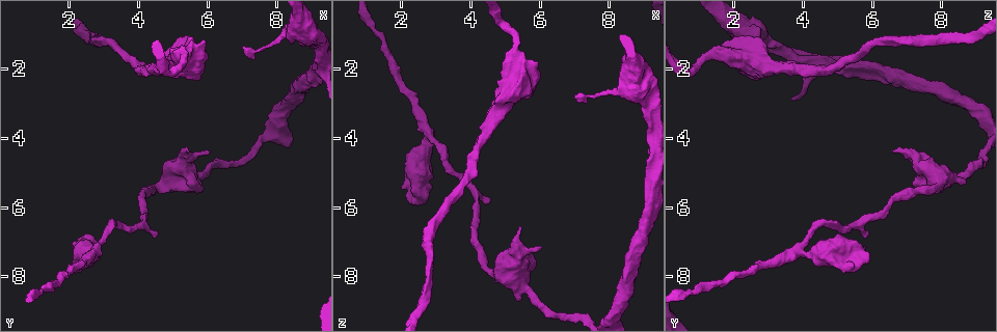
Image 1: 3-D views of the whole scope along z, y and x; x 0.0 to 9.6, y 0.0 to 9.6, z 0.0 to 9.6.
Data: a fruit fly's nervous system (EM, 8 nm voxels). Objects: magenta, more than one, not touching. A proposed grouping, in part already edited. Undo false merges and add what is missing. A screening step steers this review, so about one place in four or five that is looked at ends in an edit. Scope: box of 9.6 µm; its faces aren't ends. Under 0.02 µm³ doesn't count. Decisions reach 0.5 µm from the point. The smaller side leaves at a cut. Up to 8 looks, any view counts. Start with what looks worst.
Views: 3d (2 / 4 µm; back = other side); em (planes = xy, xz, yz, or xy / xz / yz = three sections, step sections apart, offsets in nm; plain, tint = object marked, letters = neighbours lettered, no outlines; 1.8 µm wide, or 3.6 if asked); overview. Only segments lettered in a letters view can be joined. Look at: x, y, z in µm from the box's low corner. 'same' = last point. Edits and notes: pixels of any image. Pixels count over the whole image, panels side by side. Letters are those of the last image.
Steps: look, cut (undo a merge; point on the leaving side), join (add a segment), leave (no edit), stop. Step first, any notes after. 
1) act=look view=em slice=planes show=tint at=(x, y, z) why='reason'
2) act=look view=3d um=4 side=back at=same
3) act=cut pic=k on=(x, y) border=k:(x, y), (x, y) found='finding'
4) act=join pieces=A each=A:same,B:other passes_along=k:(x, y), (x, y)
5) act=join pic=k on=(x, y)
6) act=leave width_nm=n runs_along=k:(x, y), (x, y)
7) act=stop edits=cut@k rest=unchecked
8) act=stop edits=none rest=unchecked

act=look view=3d um=2 at=(2.75, 7.20, 3.85) why='arms part here'

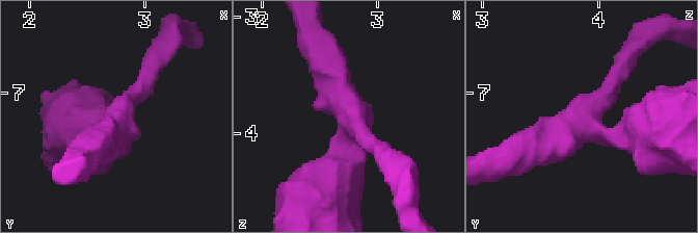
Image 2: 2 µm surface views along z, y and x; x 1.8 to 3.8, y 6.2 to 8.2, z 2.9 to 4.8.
act=look view=em slice=planes show=tint at=(2.80, 7.22, 3.86) arms=3 arm_widths_nm=180,300,500

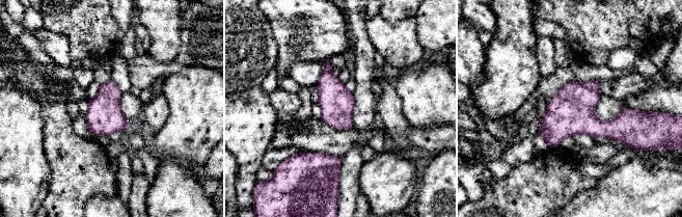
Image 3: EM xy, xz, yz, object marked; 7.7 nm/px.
act=look view=em slice=planes show=letters at=same why='what lies round it'

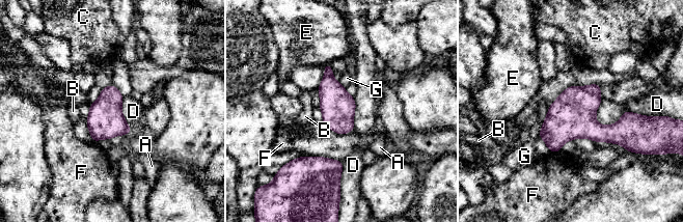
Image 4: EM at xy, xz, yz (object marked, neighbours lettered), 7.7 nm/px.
act=leave each=A:other,B:other,C:other,D:other,E:other,F:other,G:other border=4:(353, 96), (355, 104), (354, 130) found='one neuron here'

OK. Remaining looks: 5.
act=look view=em slice=planes show=tint at=(4.40, 6.85, 5.80) why='an open end'

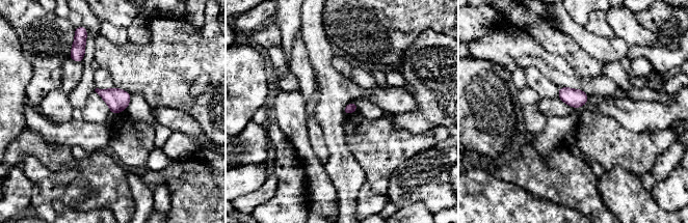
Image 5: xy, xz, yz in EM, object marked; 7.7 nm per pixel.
act=look view=em slice=planes show=letters at=same

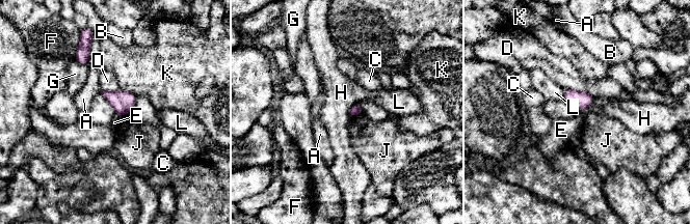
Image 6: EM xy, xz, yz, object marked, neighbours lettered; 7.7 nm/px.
act=leave each=A:other,B:other,C:other,D:other,E:other,F:other,G:other,H:other,J:other,K:other,L:other found='none of them fits'

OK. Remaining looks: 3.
act=look view=3d um=2 at=(1.20, 8.40, 0.85) why='narrows sharply'

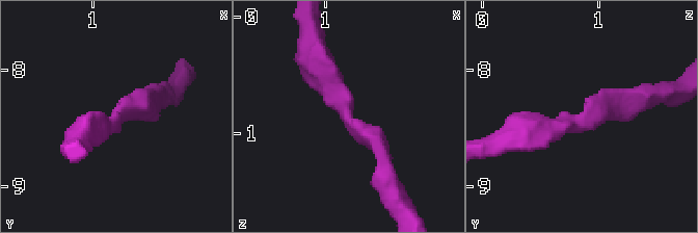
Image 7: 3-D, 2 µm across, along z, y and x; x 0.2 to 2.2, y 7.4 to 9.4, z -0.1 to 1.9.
act=look view=em slice=planes show=tint at=(1.16, 8.42, 0.86) arm_widths_nm=200,220

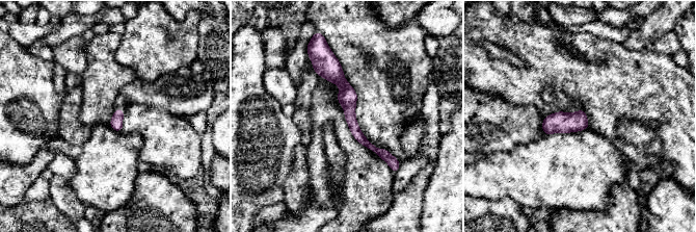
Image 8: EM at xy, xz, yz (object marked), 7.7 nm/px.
act=look view=em slice=planes show=letters at=same

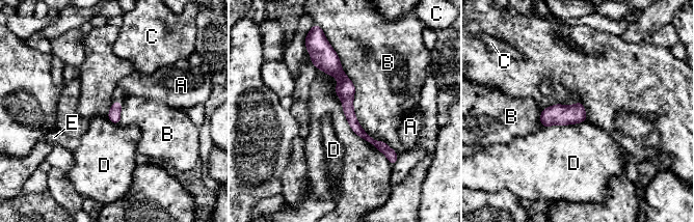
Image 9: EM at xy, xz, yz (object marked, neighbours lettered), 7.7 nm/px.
act=leave each=A:other,B:other,C:other,D:other,E:other border=9:(326, 39), (357, 122), (398, 156) found='continuous, no second neuron'

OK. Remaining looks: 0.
act=stop edits=none rest=unchecked

